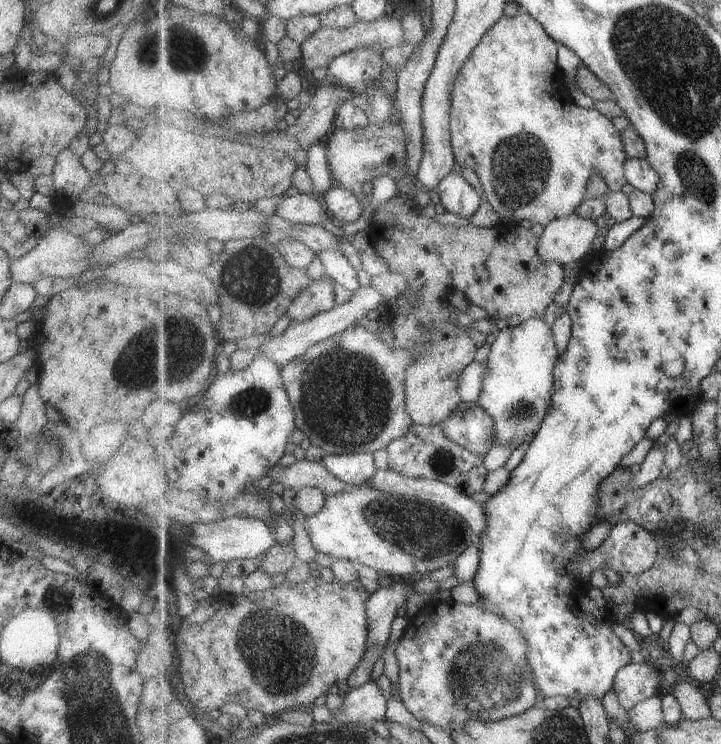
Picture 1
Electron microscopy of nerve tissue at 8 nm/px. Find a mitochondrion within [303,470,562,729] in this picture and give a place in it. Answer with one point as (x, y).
(482, 679)

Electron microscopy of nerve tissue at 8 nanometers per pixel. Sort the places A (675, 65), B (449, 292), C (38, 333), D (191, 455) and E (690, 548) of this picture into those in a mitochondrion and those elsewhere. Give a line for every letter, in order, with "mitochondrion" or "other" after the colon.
A: mitochondrion
B: other
C: other
D: other
E: mitochondrion

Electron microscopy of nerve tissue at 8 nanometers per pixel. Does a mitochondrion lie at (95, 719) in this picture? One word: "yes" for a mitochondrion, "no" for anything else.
yes

